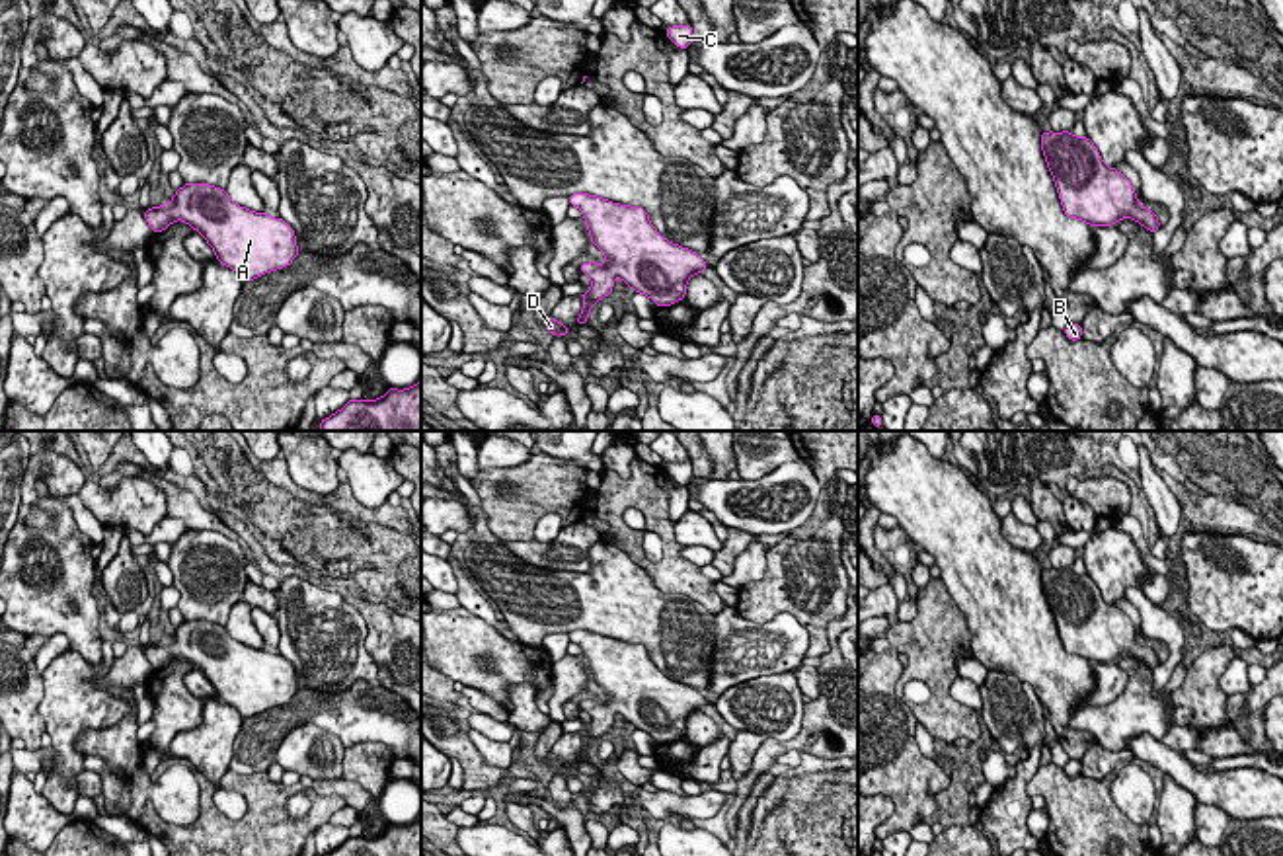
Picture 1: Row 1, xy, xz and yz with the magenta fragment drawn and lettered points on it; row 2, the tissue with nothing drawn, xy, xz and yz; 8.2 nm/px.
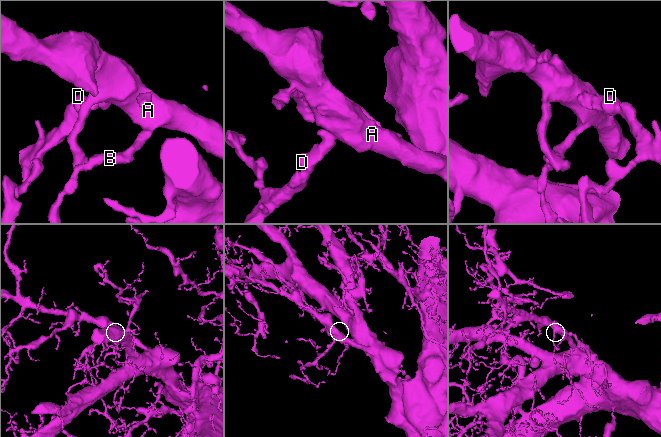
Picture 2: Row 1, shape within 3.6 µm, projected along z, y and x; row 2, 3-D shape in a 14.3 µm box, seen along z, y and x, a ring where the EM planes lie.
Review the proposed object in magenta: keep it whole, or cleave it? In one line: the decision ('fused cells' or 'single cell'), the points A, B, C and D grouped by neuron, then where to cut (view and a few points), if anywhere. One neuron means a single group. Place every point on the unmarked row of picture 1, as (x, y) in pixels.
single cell; groups A B C D; cut none

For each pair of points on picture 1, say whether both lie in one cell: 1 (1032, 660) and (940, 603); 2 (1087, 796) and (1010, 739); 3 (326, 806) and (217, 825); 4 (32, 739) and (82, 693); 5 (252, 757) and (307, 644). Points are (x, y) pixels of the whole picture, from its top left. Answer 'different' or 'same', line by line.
1: different
2: different
3: same
4: different
5: different

